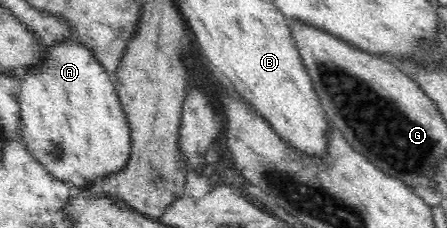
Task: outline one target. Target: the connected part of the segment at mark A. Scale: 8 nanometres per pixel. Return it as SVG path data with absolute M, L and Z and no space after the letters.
M69 39L67 45L52 45L45 50L43 61L41 65L35 69L26 71L21 76L22 84L20 84L20 94L18 96L18 103L20 103L20 127L22 127L22 139L26 143L26 149L30 151L30 155L34 156L34 159L38 160L46 171L54 175L54 178L64 181L66 184L74 184L79 189L85 189L88 185L94 186L98 182L98 178L102 176L112 174L114 171L121 171L129 161L131 153L131 132L126 115L122 105L120 104L119 94L116 91L115 84L110 82L110 78L106 69L102 67L102 63L96 59L94 51L84 47L82 43Z

